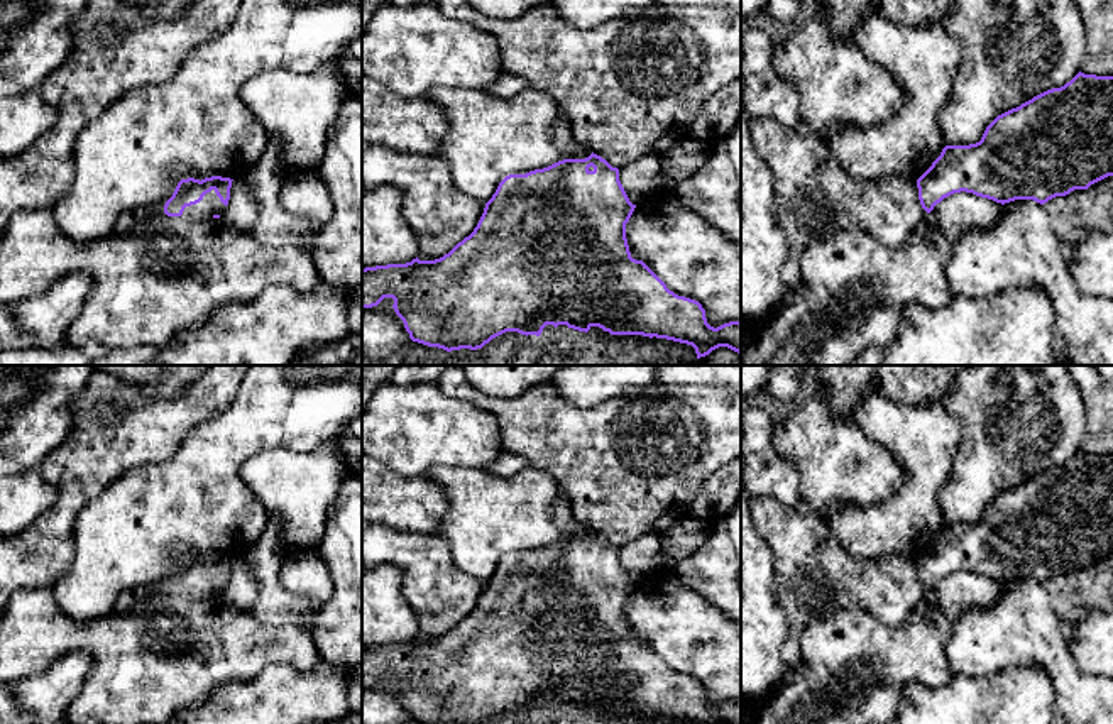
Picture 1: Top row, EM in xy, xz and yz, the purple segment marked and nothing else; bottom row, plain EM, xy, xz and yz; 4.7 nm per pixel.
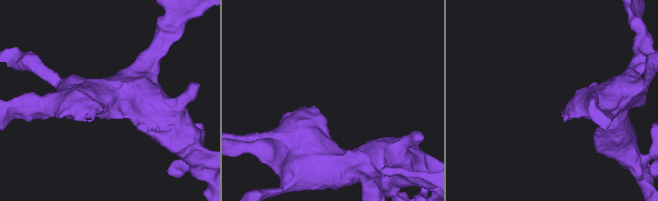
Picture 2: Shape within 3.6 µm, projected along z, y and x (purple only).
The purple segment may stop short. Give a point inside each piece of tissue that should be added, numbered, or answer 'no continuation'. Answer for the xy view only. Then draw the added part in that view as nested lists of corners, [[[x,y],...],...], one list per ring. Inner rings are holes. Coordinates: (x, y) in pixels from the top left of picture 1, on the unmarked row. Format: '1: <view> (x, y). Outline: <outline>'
1: xy (210, 584). Outline: [[[211,568],[203,575],[200,582],[186,585],[181,597],[206,599],[206,597],[213,597],[215,594],[222,594],[223,589],[225,589],[225,584],[220,580],[215,568]]]

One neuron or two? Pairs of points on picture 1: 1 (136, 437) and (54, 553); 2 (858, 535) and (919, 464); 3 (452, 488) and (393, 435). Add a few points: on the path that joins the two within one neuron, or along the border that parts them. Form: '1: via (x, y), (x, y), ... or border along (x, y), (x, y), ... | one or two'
1: via (105, 464), (71, 498), (58, 523) | one
2: via (878, 526), (919, 484) | one
3: border along (472, 469), (435, 466), (423, 476) | two

